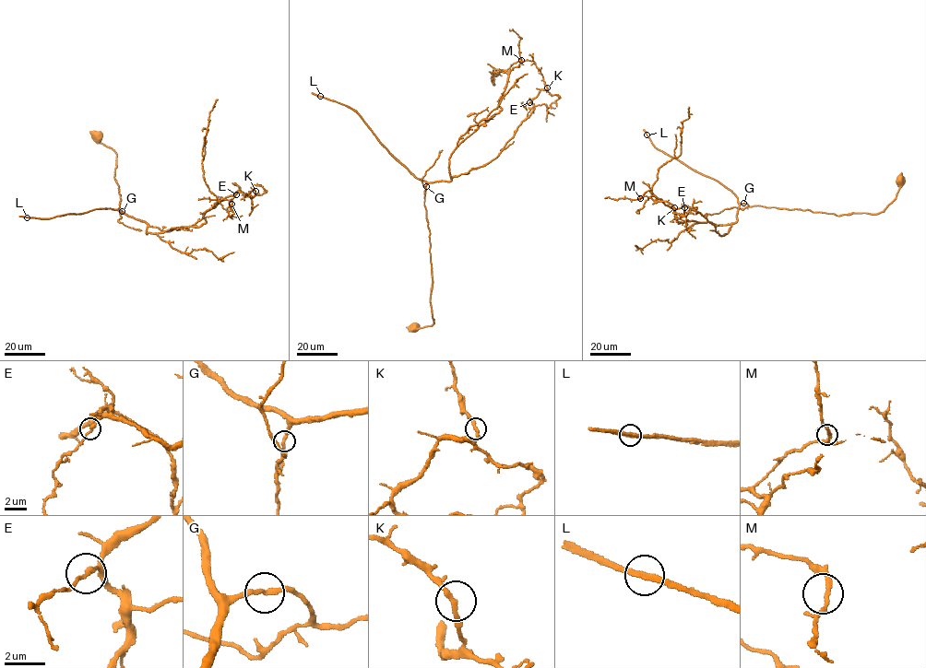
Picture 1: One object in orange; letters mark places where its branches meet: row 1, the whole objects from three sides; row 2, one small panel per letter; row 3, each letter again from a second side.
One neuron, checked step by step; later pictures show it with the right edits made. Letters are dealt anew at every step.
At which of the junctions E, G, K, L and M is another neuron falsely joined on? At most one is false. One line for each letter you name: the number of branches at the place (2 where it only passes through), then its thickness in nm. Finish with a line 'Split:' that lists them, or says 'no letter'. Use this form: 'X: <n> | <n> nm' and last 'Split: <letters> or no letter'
Split: no letter

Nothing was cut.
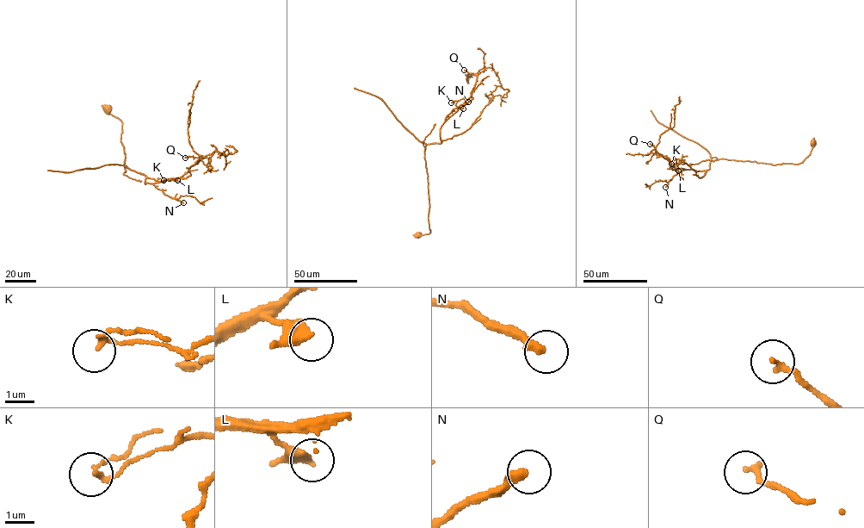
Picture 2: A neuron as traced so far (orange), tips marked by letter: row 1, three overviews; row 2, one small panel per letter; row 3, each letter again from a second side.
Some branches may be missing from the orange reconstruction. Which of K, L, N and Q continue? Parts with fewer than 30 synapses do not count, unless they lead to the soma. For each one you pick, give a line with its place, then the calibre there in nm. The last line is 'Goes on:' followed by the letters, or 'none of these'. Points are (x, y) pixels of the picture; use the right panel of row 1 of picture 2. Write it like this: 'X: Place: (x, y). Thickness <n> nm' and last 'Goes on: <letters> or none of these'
N: Place: (665, 187). Thickness 340 nm
Goes on: N

